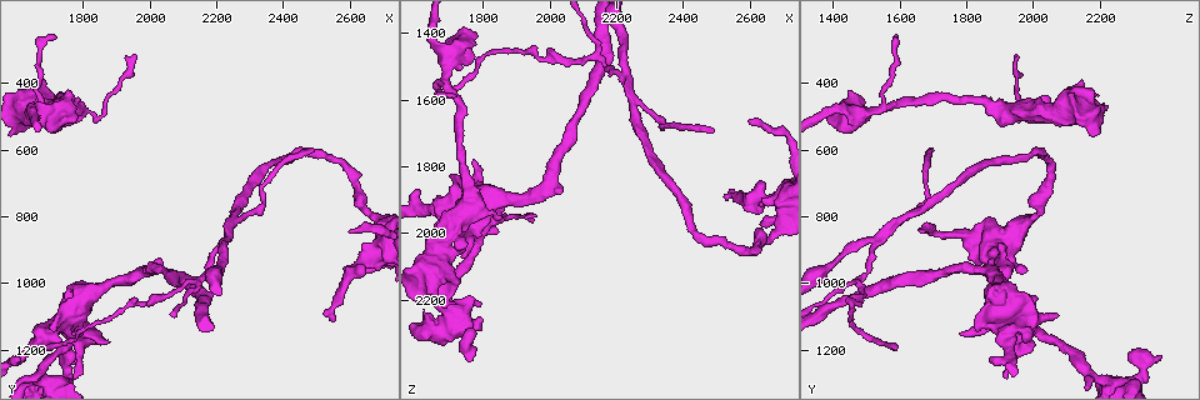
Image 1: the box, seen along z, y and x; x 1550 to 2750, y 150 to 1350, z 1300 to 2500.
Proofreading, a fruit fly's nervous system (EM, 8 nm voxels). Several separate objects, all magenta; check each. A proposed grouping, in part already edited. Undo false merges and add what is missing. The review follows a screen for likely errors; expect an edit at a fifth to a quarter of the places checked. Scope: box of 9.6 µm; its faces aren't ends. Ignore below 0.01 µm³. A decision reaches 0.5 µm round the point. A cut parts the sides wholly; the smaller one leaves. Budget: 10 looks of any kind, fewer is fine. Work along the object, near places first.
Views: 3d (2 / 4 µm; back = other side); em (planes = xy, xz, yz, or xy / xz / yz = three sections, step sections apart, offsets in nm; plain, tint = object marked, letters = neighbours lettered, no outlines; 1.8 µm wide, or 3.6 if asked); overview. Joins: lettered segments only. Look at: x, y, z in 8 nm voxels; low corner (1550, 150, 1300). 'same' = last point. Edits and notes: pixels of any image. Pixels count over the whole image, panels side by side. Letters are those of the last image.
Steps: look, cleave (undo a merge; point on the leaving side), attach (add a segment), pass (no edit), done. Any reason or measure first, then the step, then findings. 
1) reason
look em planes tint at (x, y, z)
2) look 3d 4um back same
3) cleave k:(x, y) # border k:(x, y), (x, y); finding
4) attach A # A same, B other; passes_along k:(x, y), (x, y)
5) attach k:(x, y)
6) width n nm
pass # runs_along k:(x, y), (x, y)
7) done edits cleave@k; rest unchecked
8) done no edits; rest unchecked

look 3d 2um back at (2490, 590, 1690)

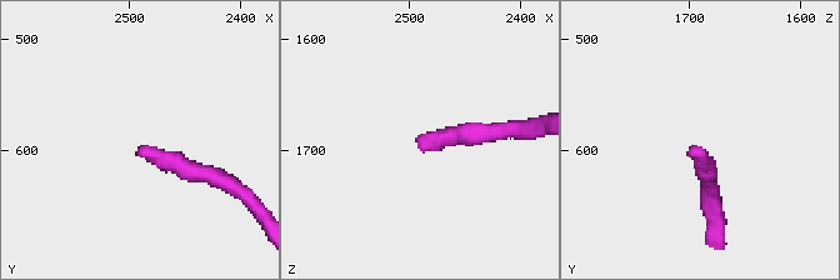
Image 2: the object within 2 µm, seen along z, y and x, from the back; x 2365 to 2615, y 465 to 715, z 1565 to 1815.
look em planes letters at (2488, 598, 1698)

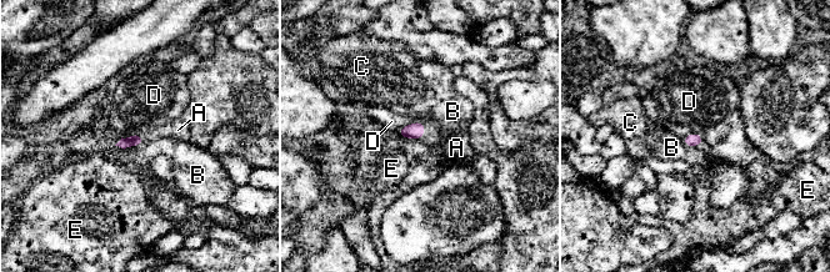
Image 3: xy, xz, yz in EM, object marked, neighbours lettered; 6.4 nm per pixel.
attach A # A same, B other, C other, D other, E other; passes_along 3:(415, 130), (424, 130), (456, 147); the neuron continues

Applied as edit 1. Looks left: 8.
free end
look 3d 4um at (2590, 850, 1670)

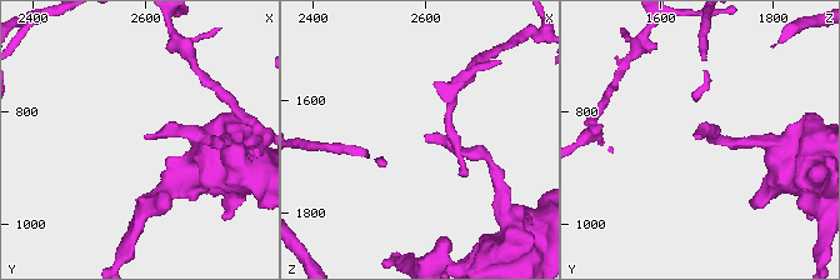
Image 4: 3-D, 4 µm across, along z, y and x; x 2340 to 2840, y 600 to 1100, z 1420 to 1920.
need the tissue
look em xz step 8 letters at (2600, 840, 1670)

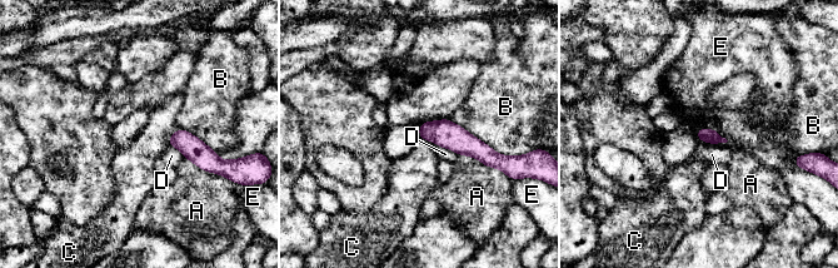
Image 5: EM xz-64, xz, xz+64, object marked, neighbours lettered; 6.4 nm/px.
cut it another way
look em yz step 8 letters same

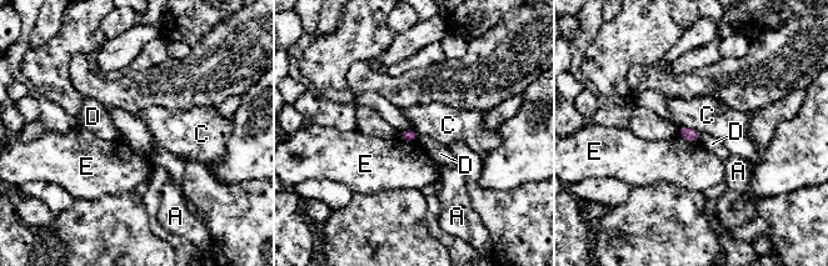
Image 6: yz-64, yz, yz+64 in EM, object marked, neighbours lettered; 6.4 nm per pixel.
pass # A other, C other, D other, E other; border 6:(678, 126), (694, 128), (702, 132); none of them fits

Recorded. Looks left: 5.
branch stops here
look 3d 2um at (2630, 910, 1920)

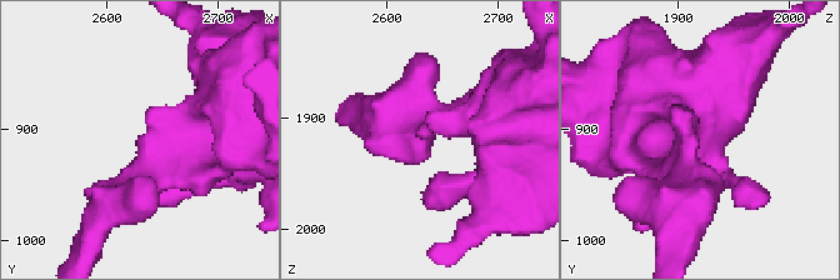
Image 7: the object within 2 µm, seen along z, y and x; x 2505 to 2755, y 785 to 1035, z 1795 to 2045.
look em planes letters at (2634, 910, 1922)

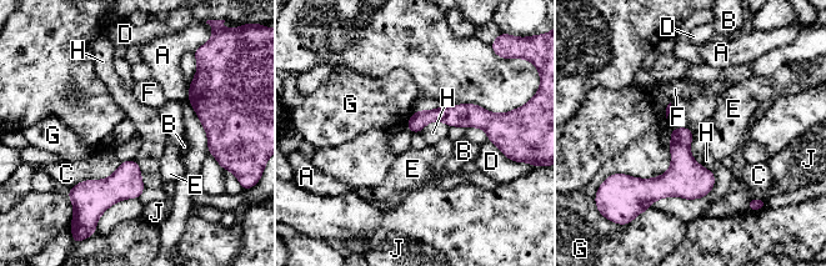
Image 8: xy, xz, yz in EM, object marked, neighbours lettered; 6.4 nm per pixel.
longest_contact G 400 nm
pass # A other, B other, C other, D other, E other, F other, G other, H other, J other; border 8:(449, 126), (429, 121), (417, 132); no lettered segment goes on from it

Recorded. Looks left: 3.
long arm stops here
look 3d 2um at (1680, 1200, 1580)

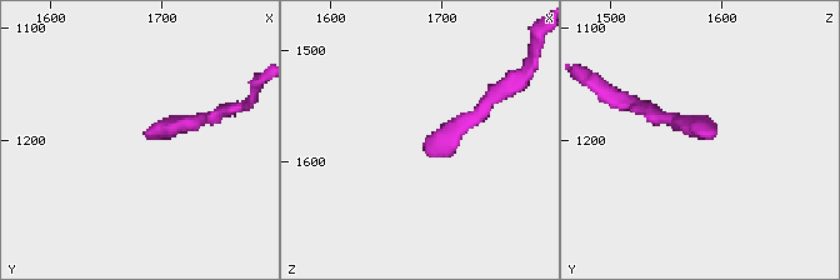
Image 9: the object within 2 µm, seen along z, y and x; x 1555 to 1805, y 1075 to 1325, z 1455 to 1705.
now the EM
look em planes letters at (1684, 1196, 1594)

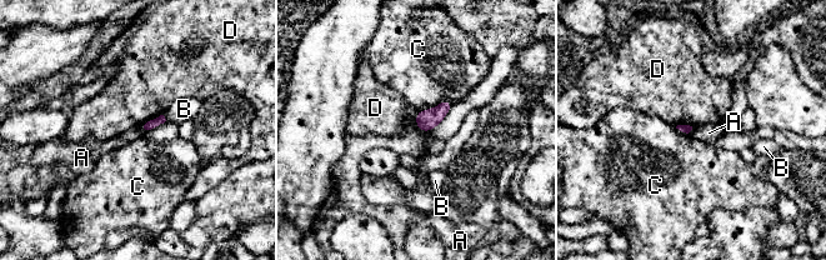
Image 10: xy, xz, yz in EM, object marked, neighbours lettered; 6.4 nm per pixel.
pass # A other, B other, C other, D other; border 10:(415, 123), (422, 133); no lettered segment goes on from it

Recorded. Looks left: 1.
done edits attach@3; rest unchecked

